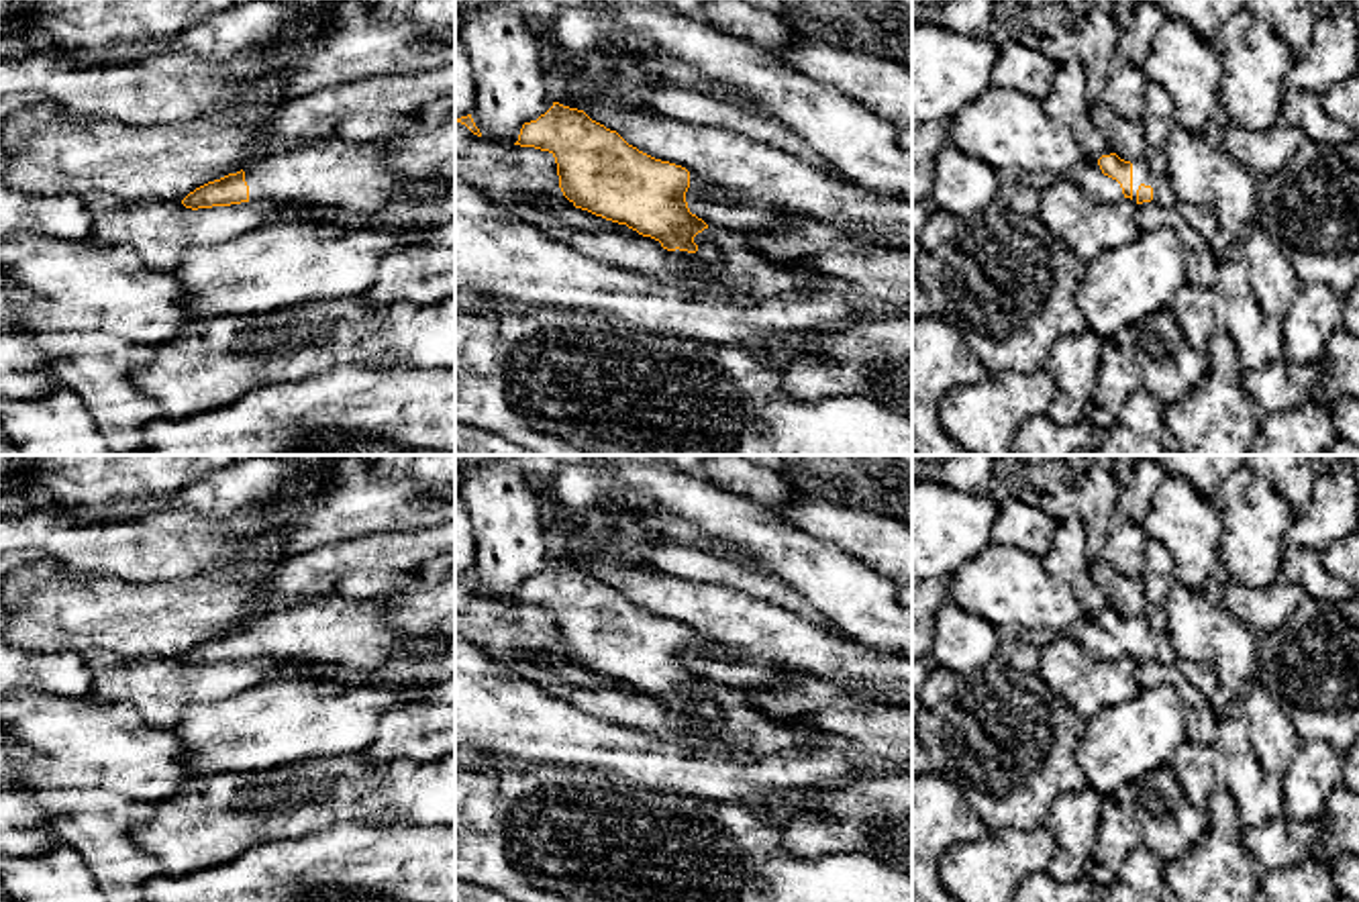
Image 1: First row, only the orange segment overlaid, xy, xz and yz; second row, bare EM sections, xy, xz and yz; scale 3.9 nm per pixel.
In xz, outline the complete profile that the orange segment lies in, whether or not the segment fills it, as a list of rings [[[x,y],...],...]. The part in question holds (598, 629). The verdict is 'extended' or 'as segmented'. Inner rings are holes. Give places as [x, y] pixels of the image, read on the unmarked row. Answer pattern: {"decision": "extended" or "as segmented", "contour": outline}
{"decision": "extended", "contour": [[[553,559],[537,578],[524,580],[514,602],[549,608],[555,614],[559,645],[575,665],[626,682],[639,692],[659,698],[667,708],[688,708],[698,720],[722,722],[720,702],[694,700],[694,694],[708,682],[688,665],[690,629],[686,624],[639,608],[584,567],[559,559]]]}

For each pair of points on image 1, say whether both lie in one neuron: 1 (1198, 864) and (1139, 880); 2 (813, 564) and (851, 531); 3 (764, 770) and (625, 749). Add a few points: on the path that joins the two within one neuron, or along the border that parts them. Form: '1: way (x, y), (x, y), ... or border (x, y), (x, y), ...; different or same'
1: border (1166, 864), (1164, 880); different
2: border (790, 523), (856, 554), (874, 570); different
3: way (729, 770), (660, 764); same

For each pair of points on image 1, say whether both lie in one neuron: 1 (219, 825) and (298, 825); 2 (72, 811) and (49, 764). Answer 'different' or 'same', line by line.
1: same
2: different

